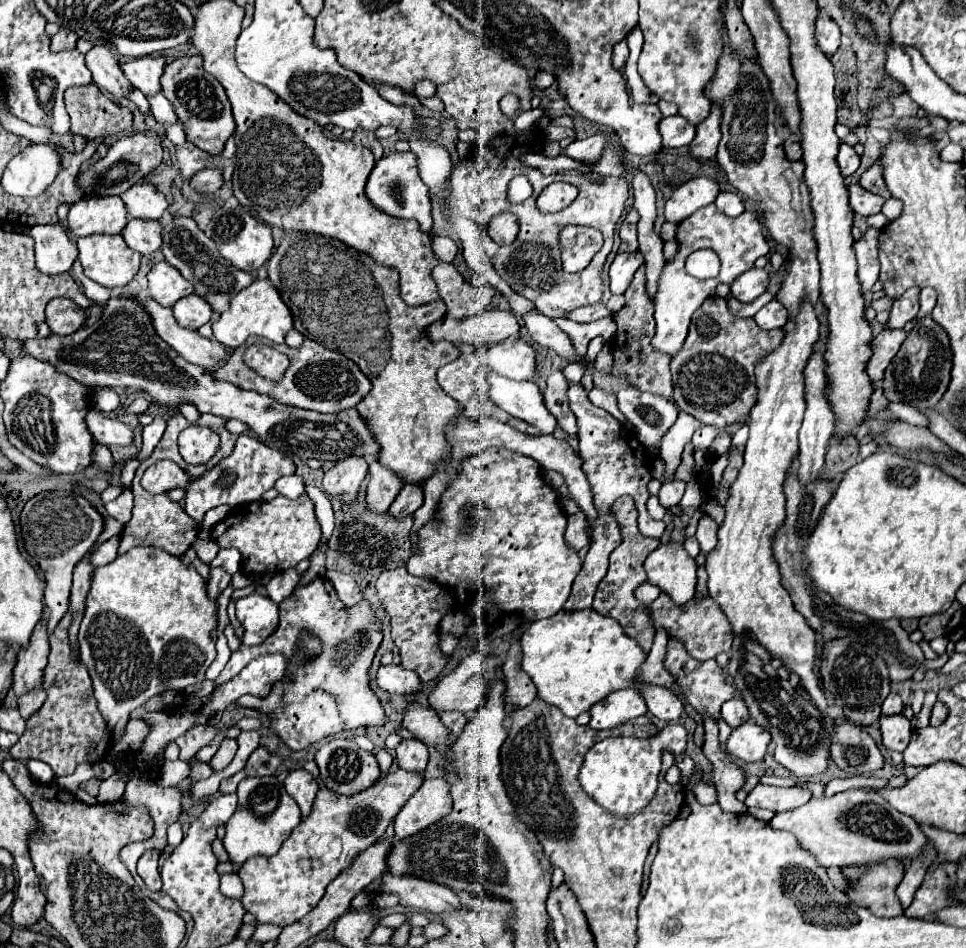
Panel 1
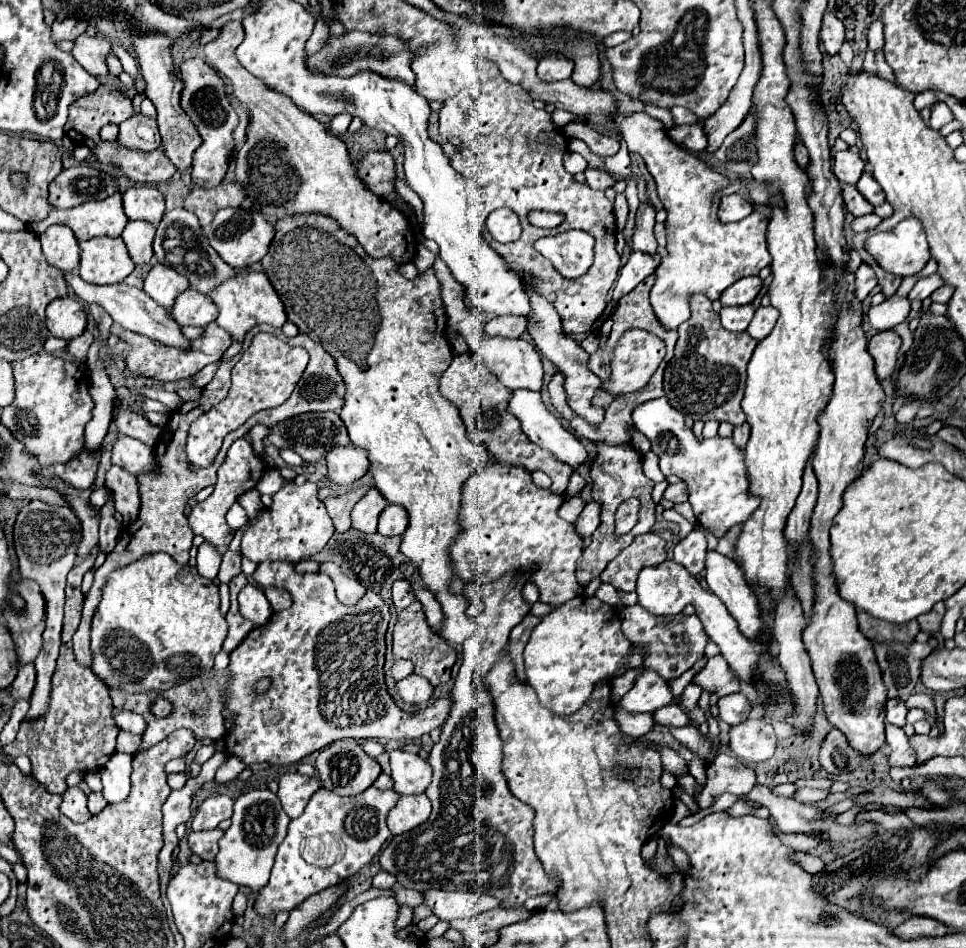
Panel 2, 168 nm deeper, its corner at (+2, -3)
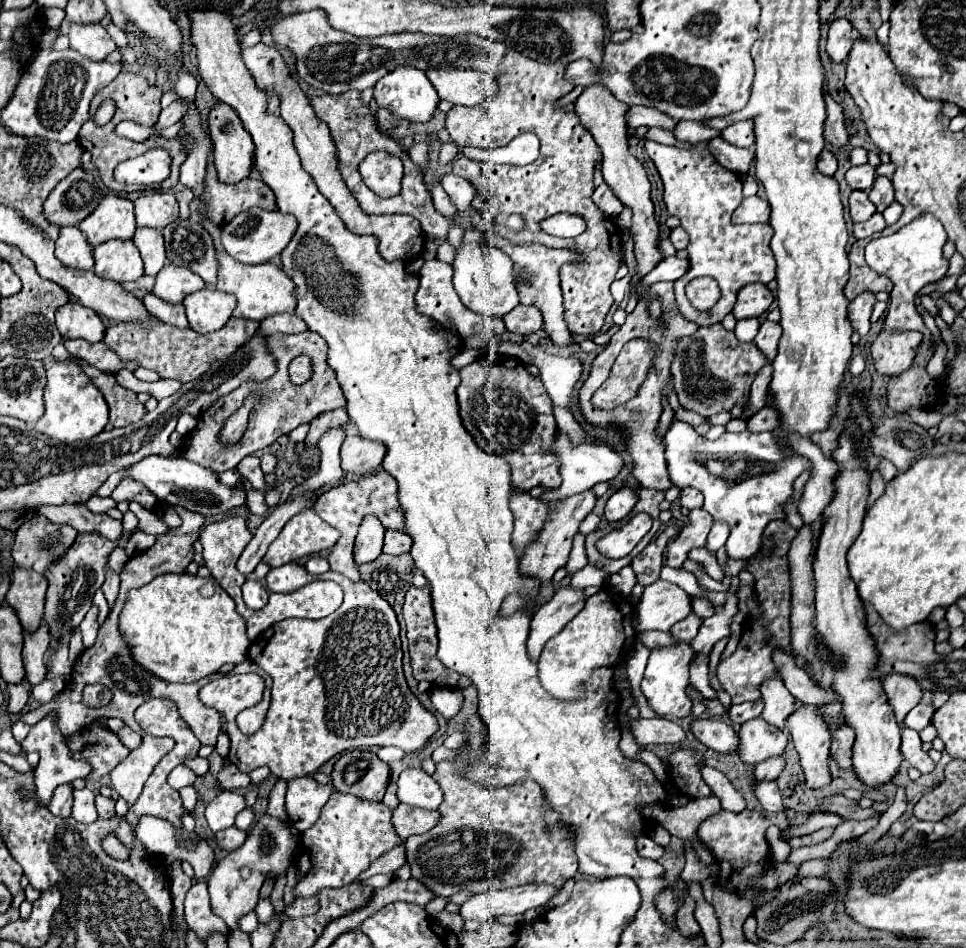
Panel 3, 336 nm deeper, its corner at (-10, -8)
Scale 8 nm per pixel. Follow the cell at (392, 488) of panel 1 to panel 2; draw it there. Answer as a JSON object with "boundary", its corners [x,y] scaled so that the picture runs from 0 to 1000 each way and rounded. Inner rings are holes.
{"boundary":[[[385,515],[373,530],[369,530],[369,534],[364,536],[364,557],[369,557],[371,561],[377,563],[387,563],[389,555],[391,555],[391,544],[393,540],[400,536],[402,532],[398,530],[398,525],[393,525],[393,519],[389,515]]]}

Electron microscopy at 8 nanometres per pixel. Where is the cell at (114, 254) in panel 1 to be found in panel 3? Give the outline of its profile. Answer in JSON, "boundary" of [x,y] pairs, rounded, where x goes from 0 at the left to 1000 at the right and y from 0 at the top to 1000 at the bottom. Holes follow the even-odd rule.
{"boundary":[[[110,254],[97,263],[97,288],[122,299],[149,290],[143,261],[137,254]]]}

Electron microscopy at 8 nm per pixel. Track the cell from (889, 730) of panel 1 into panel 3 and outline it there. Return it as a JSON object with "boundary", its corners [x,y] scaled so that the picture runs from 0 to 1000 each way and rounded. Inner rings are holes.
{"boundary":[[[940,767],[934,769],[934,796],[954,818],[963,815],[967,811],[967,803],[961,799],[961,794],[954,792],[954,782],[952,782],[950,773]]]}

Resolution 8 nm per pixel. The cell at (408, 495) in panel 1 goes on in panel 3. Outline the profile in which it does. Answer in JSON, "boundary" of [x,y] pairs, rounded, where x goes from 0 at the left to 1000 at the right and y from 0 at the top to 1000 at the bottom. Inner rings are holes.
{"boundary":[[[400,560],[398,566],[398,583],[402,585],[414,585],[422,583],[427,577],[427,566],[418,560]]]}

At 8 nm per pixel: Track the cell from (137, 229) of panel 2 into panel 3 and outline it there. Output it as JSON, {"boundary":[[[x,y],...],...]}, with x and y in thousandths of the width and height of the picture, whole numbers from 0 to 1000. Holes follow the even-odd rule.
{"boundary":[[[143,239],[137,254],[145,263],[145,269],[149,275],[149,288],[161,290],[170,282],[170,275],[172,275],[168,244],[155,242],[155,239]]]}

